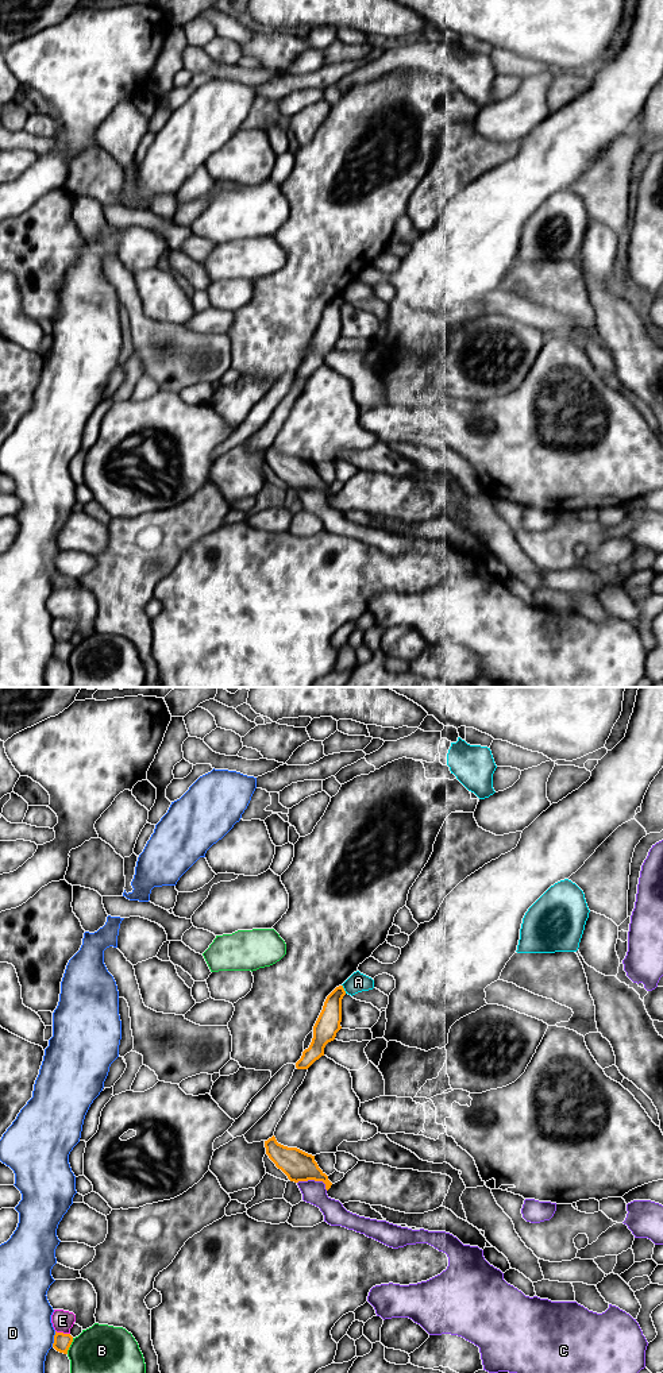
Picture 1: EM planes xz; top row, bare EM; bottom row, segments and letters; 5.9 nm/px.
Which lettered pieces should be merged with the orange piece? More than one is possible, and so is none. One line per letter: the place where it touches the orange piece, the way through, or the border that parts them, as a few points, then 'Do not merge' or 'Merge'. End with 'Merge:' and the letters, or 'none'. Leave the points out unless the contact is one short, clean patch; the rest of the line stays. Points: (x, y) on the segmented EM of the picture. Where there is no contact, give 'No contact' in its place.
A: Touches orange at xz (343, 988). Boundary: xz (342, 984), (346, 992). Do not merge
B: Touches orange at xz (69, 1346). Do not merge
C: Touches orange at xz (313, 1179). Do not merge
D: Touches orange at xz (54, 1339). Do not merge
E: Touches orange at xz (62, 1333). Do not merge
Merge: none

